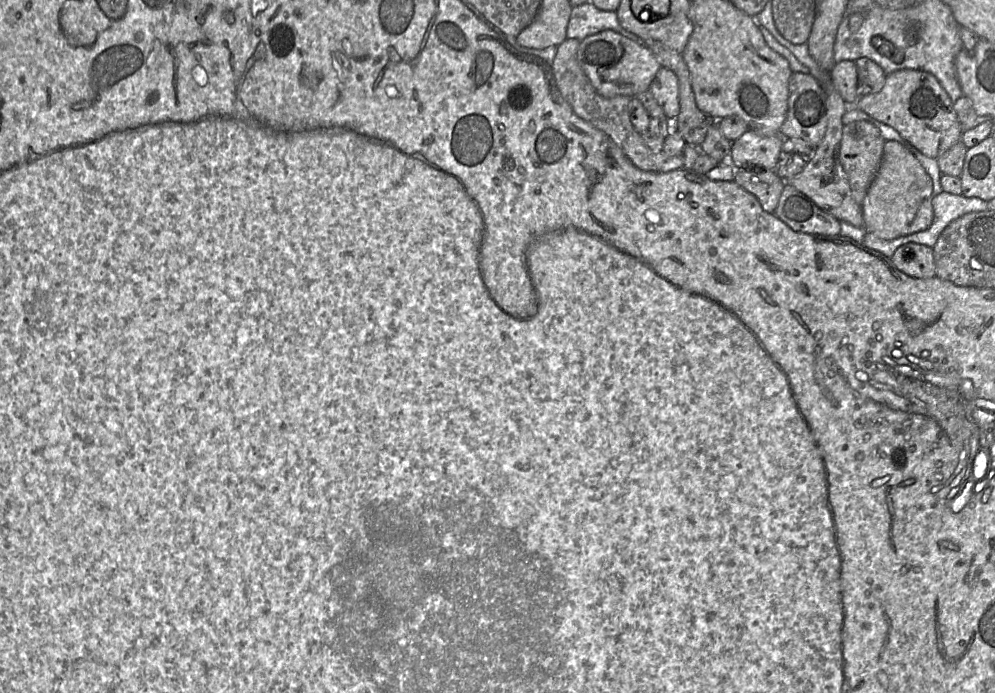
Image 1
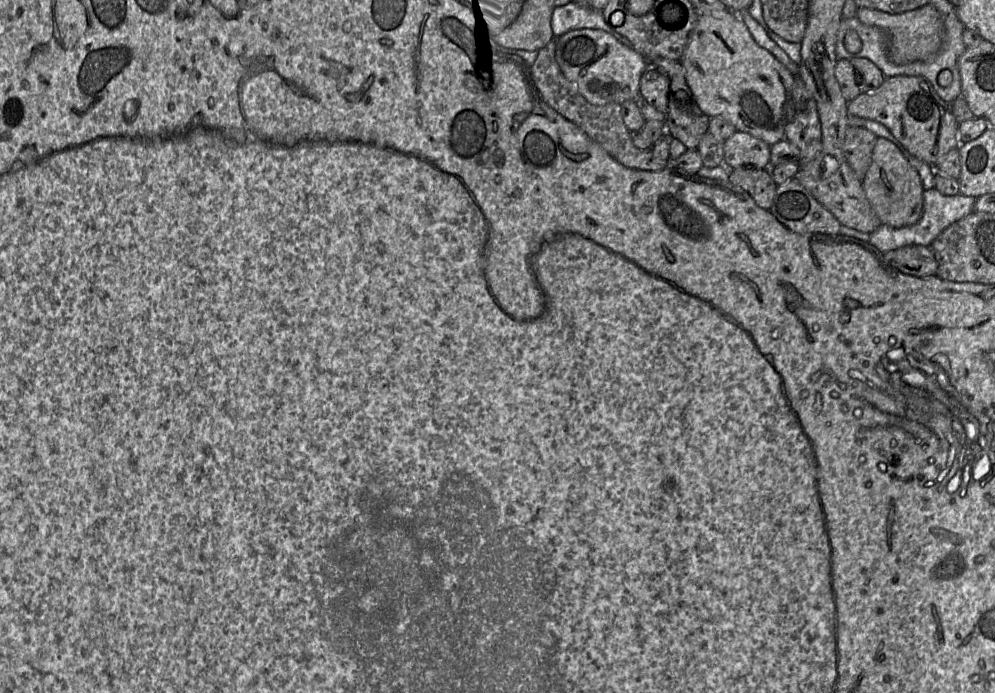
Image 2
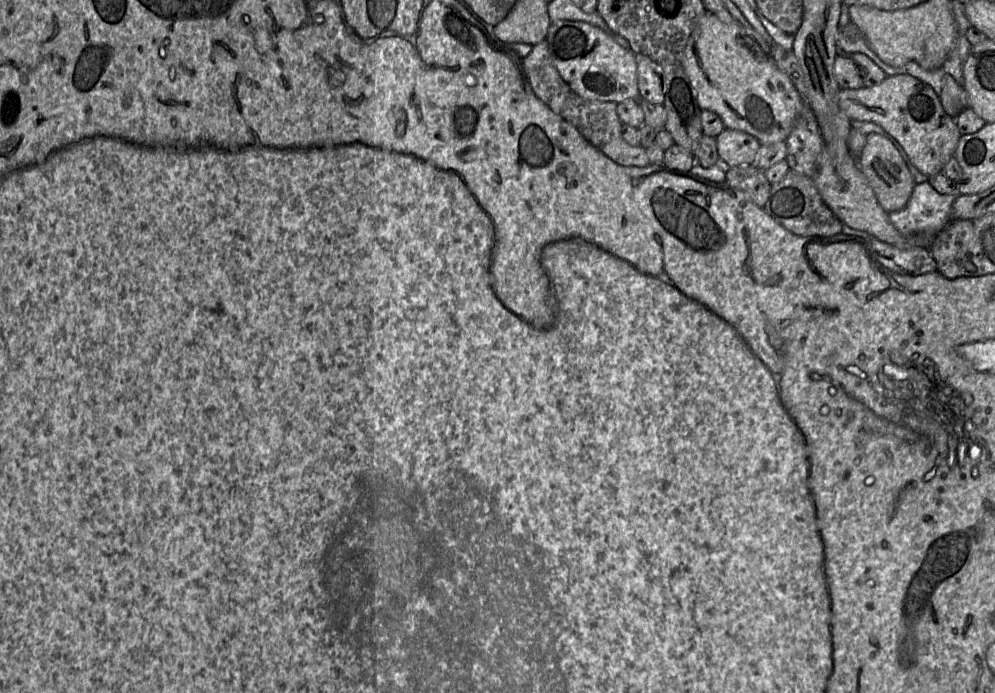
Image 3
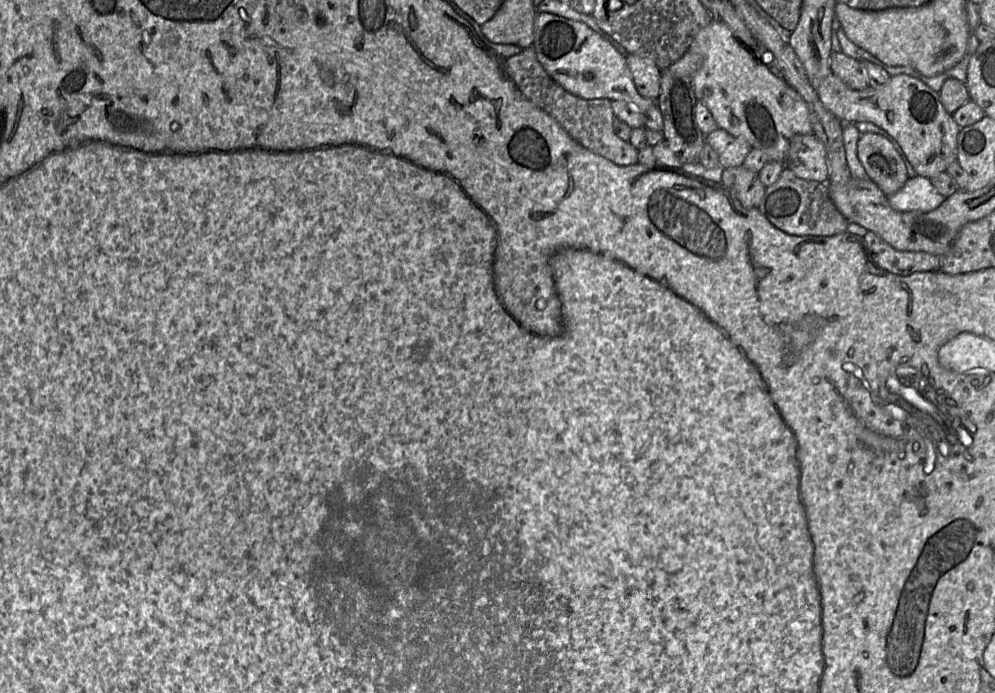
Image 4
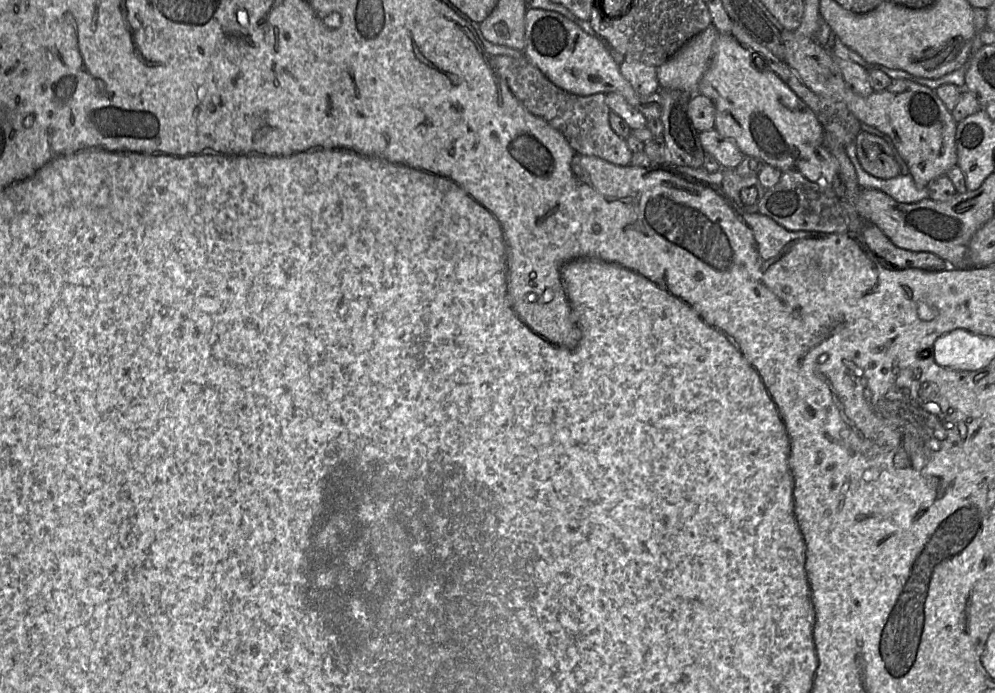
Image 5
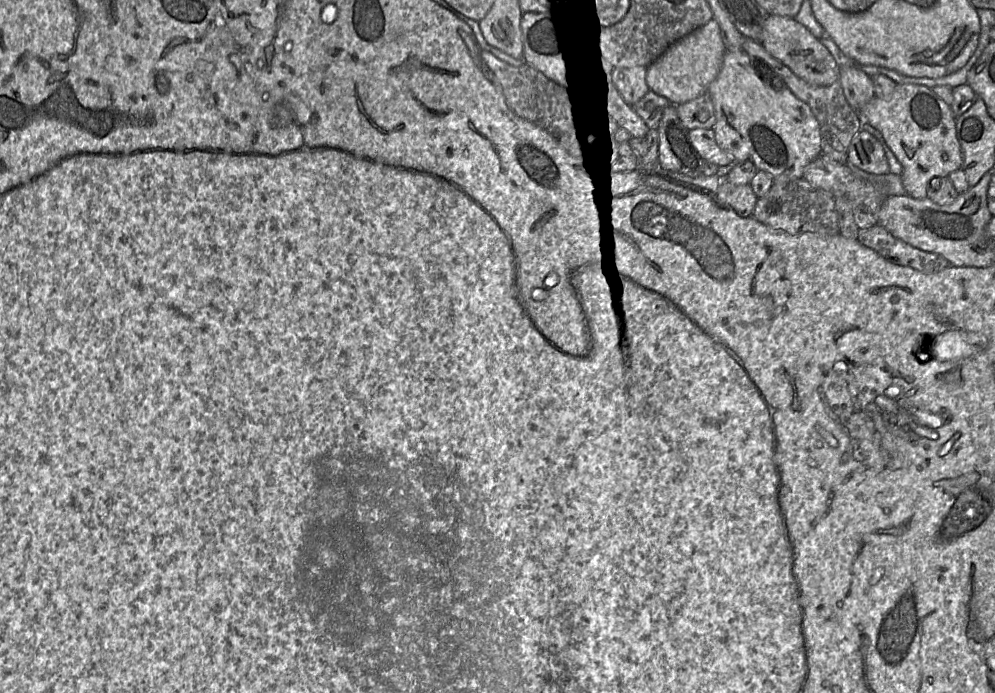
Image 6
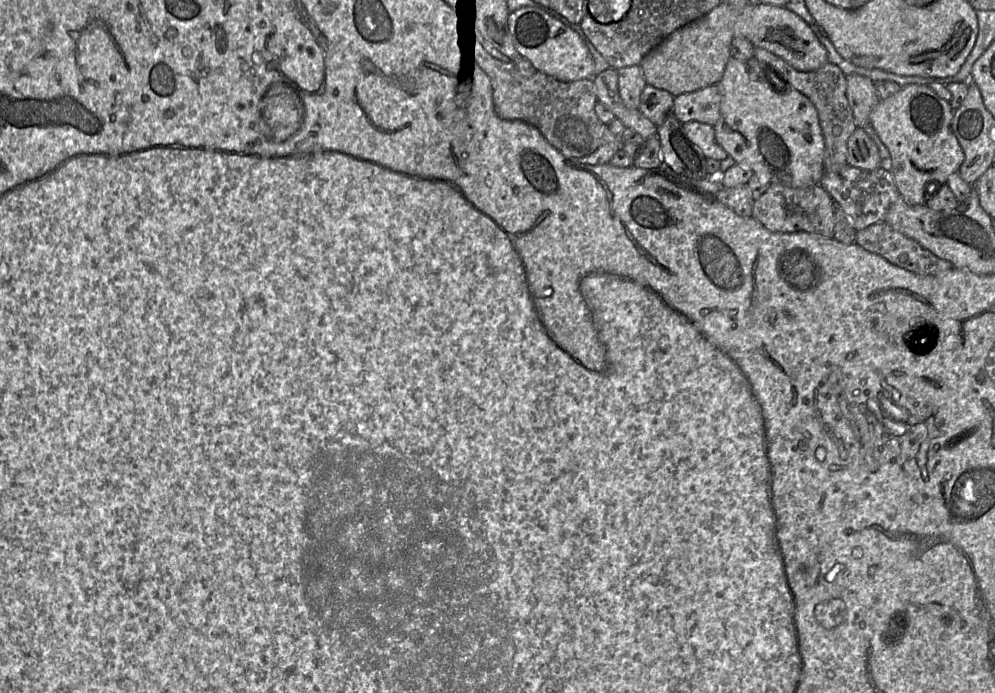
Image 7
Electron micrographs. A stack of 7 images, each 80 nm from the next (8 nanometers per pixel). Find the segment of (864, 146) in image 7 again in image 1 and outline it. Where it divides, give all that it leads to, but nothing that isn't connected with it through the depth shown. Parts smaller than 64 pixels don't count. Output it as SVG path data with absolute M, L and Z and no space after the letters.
M886 141L880 167L864 201L864 229L884 240L892 240L928 229L933 221L933 182L917 158L902 144Z

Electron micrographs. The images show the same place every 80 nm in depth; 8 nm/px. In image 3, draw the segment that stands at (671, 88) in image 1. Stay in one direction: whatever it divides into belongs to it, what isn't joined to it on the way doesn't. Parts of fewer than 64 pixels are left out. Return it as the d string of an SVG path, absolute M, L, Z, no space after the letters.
M635 55L640 98L650 104L663 105L664 94L659 65L644 55Z

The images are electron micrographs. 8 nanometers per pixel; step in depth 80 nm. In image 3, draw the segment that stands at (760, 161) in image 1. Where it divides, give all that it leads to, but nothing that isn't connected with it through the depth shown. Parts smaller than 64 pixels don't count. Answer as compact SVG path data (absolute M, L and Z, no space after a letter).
M724 129L716 138L716 145L721 166L734 168L753 166L760 142L747 133L738 130Z

